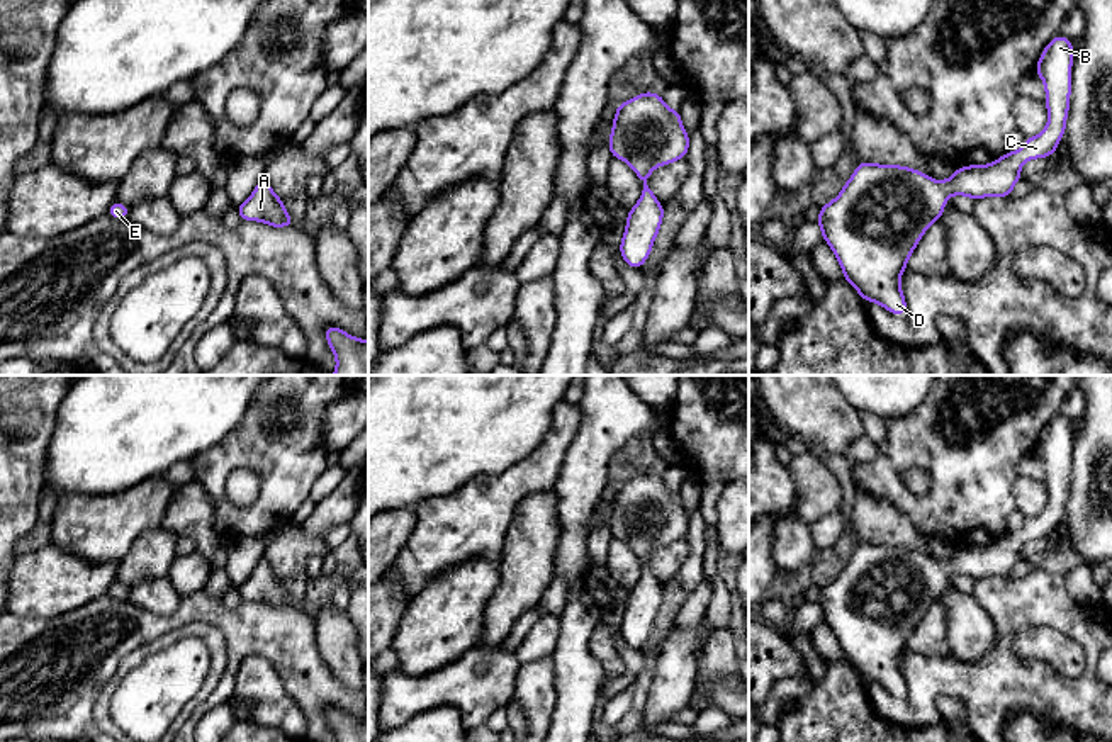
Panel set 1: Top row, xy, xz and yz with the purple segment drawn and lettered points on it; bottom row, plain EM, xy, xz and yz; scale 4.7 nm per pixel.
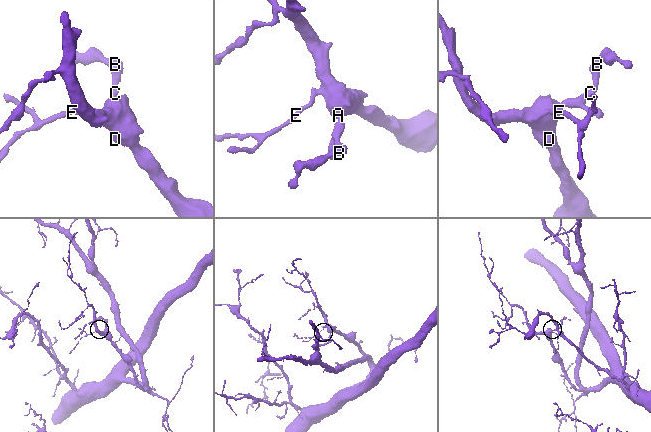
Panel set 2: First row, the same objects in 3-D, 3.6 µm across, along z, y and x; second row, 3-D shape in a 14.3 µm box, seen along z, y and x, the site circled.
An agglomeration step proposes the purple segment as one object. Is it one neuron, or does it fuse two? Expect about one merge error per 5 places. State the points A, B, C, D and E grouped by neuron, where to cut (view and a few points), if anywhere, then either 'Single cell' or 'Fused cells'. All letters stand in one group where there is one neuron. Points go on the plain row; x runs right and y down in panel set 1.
Groups: A B C D E. No split. Single cell

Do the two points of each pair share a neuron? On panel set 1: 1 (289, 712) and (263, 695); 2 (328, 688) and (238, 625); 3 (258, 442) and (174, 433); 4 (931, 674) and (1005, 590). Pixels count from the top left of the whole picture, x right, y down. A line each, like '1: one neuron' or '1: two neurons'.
1: one neuron
2: one neuron
3: two neurons
4: one neuron

